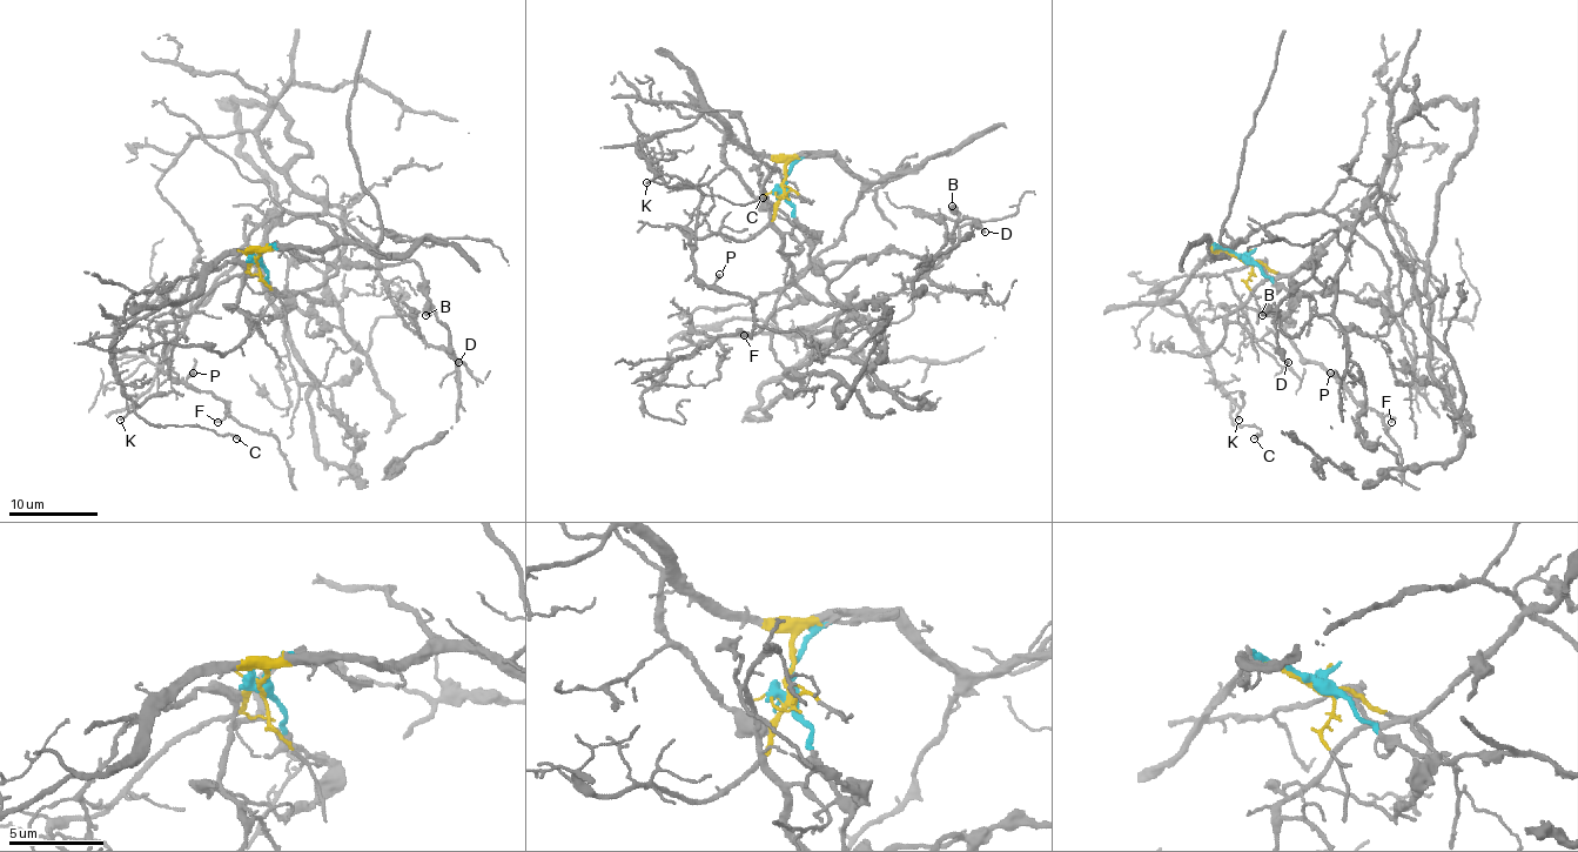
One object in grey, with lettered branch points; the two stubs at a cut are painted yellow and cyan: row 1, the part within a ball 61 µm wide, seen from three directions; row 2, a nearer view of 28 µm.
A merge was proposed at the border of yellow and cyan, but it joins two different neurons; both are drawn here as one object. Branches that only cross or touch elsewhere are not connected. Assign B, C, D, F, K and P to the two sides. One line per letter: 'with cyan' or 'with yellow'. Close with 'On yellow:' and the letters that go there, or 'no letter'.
B: with cyan
C: with yellow
D: with cyan
F: with yellow
K: with yellow
P: with yellow
On yellow: C, F, K, P

